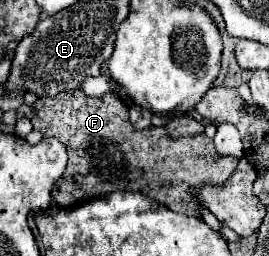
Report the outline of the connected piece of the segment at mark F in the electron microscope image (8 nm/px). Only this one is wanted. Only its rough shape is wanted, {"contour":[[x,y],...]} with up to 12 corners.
{"contour":[[118,95],[18,111],[68,149],[64,209],[128,185],[200,217],[238,163],[204,133],[134,131]]}

